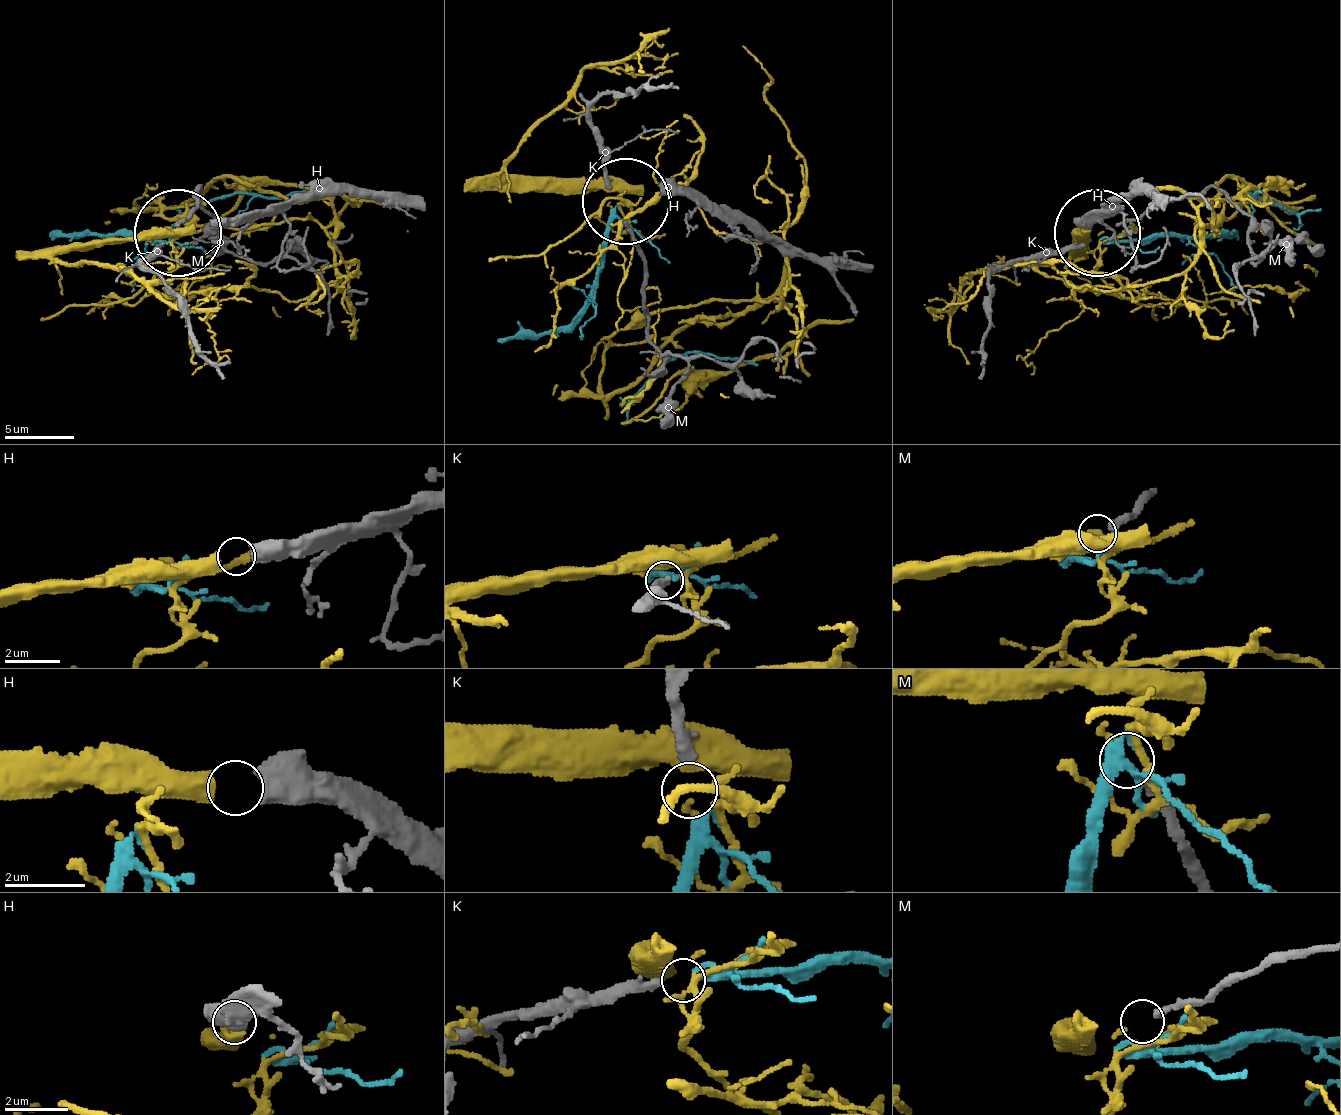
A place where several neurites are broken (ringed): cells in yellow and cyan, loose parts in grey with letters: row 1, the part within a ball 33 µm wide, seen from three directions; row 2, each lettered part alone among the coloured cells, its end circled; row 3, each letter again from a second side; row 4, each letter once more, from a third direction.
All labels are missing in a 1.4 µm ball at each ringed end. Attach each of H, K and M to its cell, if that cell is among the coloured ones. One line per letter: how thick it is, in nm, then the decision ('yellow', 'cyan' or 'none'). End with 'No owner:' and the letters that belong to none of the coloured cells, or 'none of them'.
H: 550 nm | yellow
K: 320 nm | cyan
M: 240 nm | none
No owner: M

